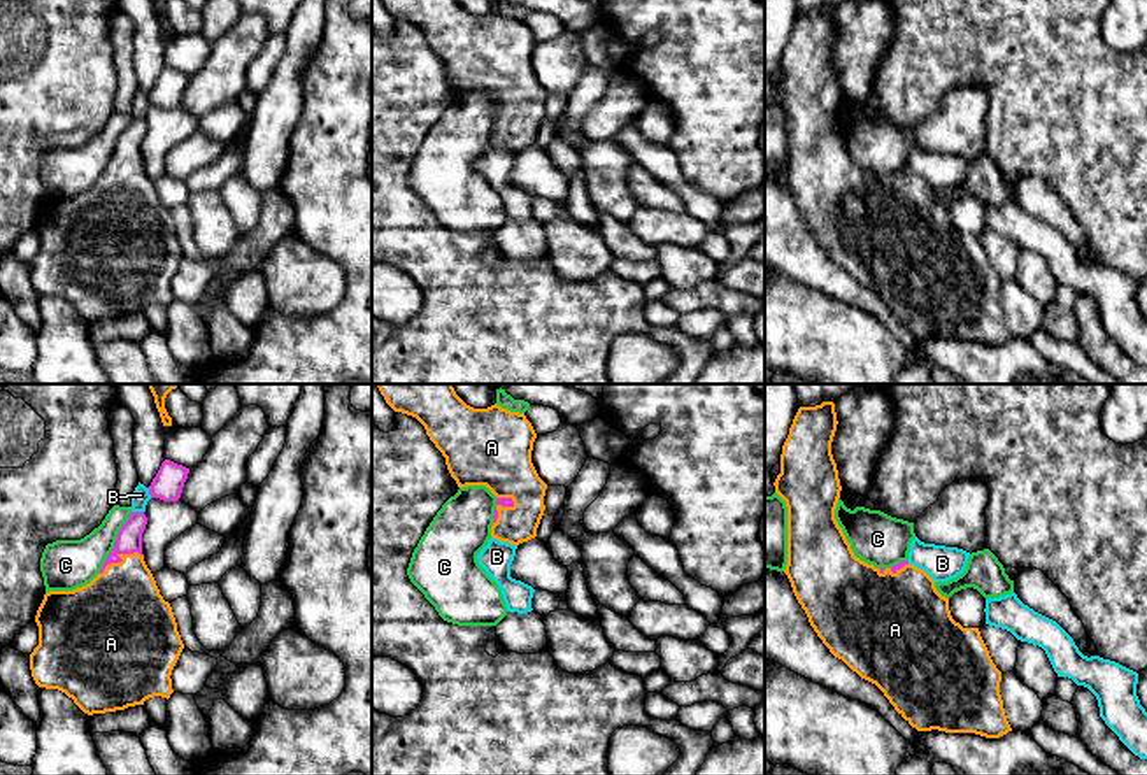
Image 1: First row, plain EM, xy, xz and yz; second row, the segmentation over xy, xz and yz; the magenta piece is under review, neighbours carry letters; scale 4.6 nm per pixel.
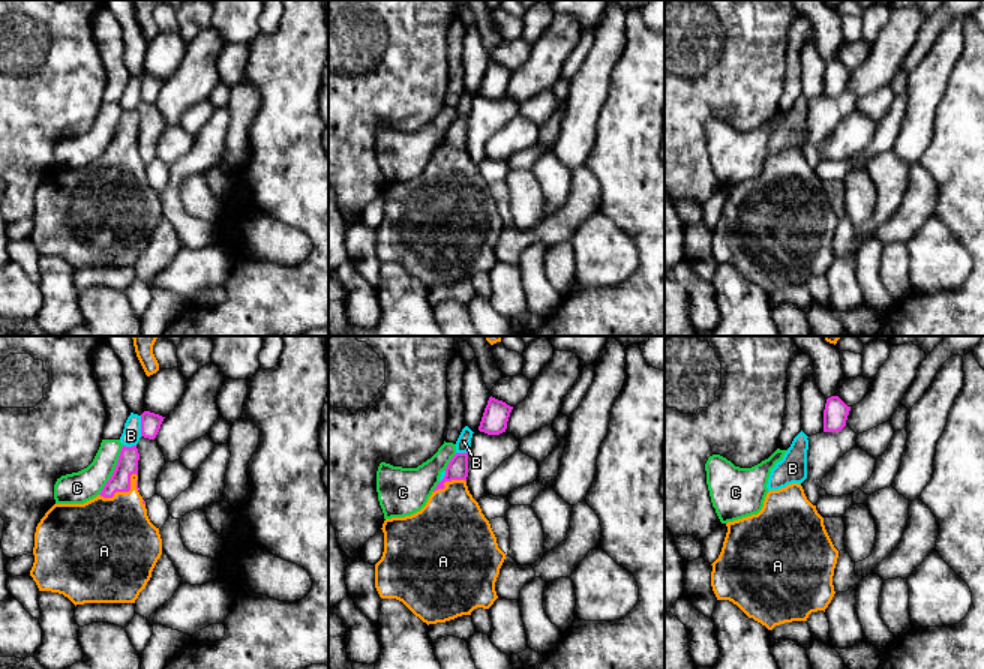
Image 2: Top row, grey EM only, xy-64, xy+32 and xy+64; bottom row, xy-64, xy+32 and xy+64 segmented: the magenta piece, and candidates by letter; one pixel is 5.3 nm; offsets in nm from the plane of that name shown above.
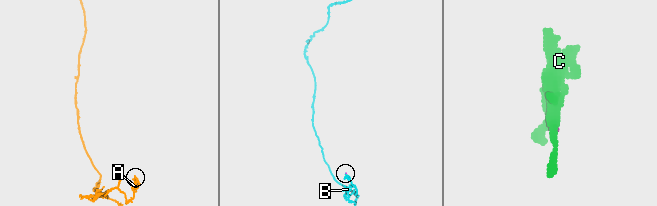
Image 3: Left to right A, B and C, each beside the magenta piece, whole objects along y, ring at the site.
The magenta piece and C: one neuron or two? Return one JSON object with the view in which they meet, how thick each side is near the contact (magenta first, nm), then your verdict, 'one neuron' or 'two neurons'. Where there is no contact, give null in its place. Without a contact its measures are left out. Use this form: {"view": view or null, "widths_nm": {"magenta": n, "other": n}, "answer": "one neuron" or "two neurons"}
{"view": "xy", "widths_nm": {"magenta": 120, "other": 220}, "answer": "two neurons"}

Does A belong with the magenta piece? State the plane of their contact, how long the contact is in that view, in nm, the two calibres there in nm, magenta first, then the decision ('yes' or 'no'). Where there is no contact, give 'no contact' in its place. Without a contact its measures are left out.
contact in xy; length 220 nm; calibres 120 and 400 nm; yes

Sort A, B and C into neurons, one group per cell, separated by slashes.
A / B / C

